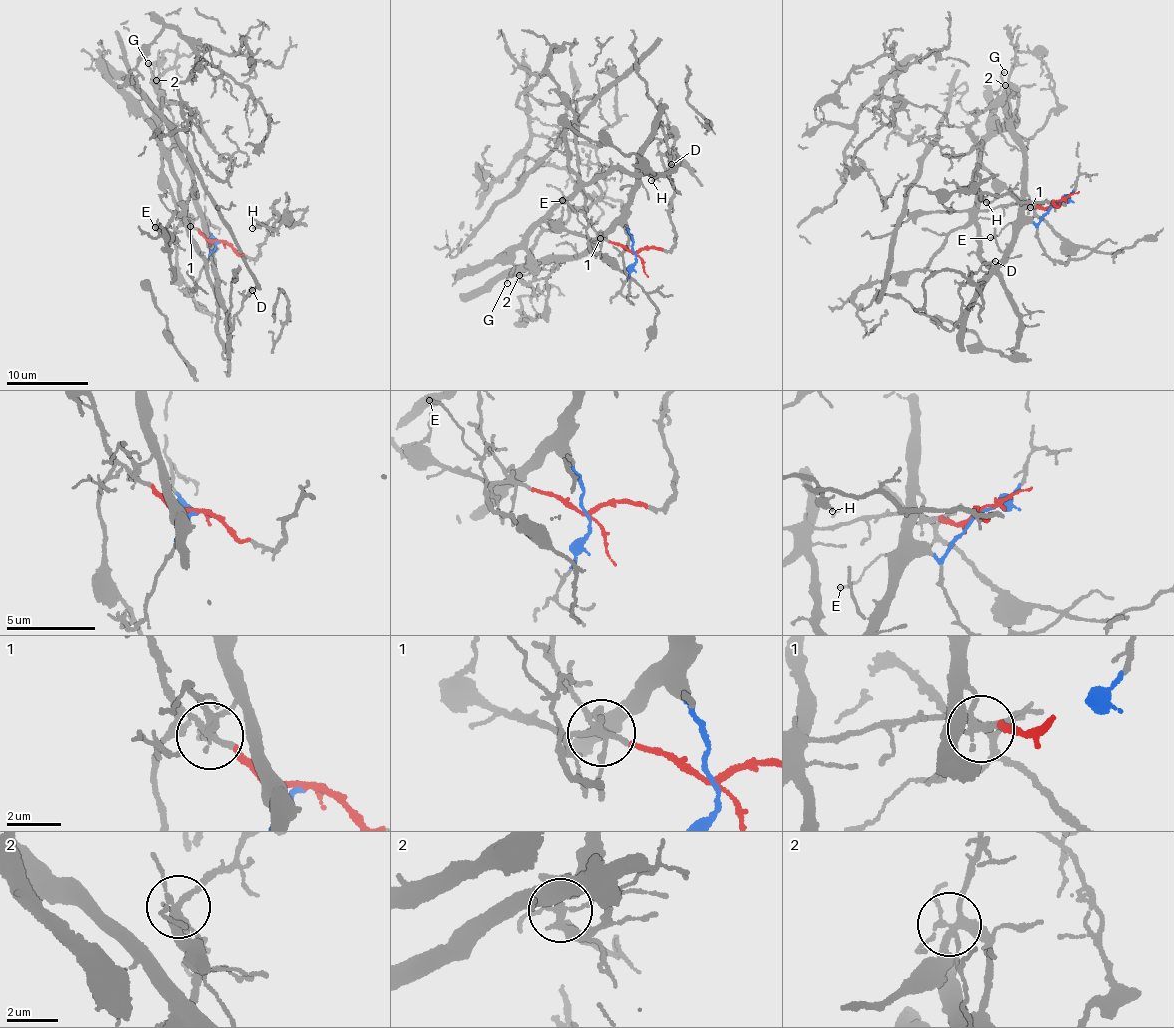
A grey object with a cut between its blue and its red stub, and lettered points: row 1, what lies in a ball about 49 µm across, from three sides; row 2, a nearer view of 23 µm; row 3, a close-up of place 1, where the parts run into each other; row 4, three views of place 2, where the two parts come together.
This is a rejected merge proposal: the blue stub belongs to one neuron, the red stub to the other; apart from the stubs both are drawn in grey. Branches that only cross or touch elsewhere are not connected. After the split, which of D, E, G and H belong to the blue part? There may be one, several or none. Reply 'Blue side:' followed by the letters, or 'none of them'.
Blue side: D, G

